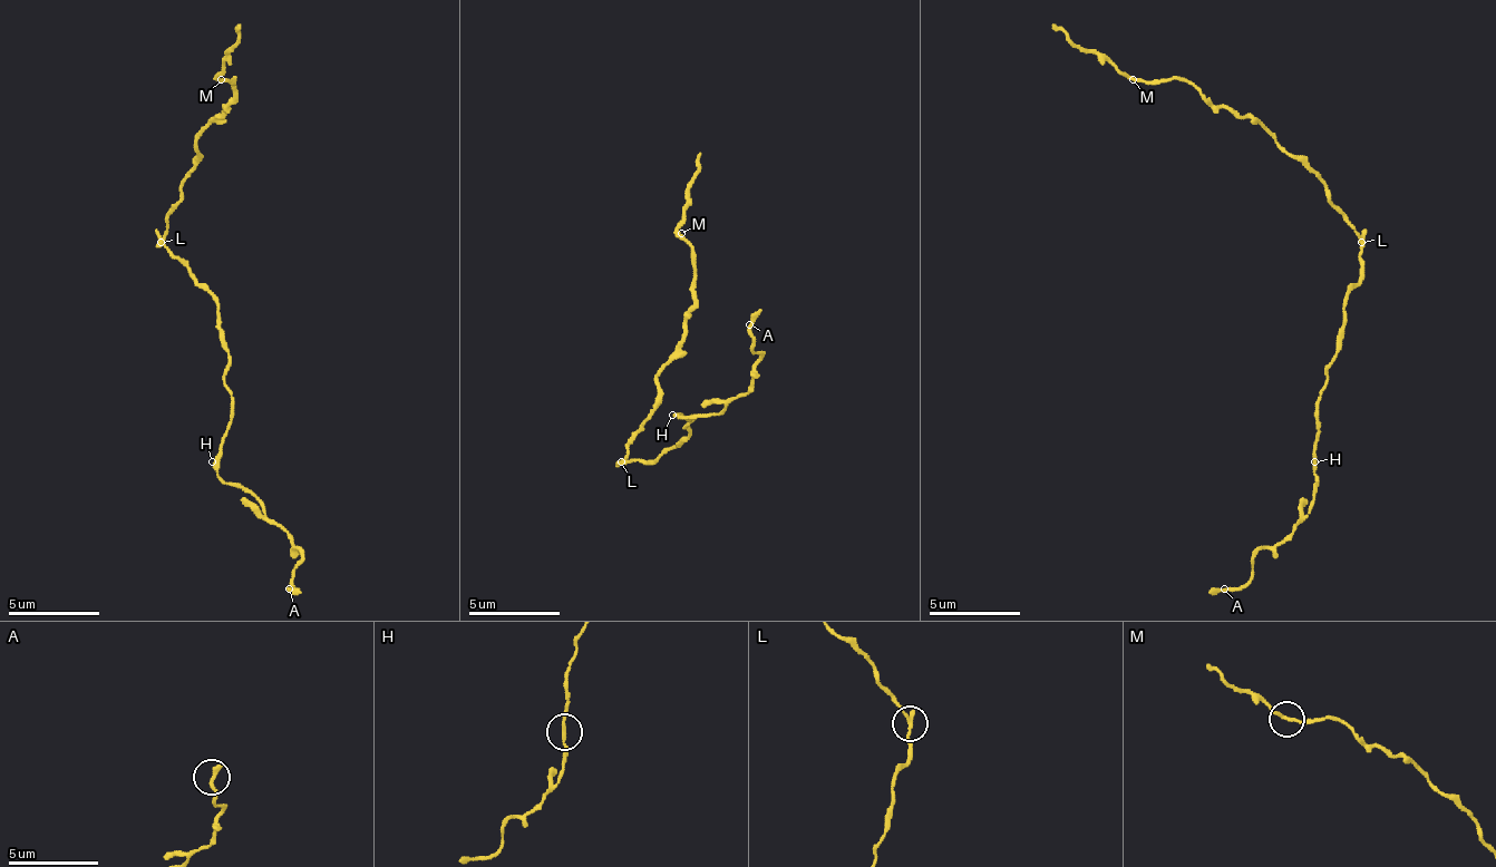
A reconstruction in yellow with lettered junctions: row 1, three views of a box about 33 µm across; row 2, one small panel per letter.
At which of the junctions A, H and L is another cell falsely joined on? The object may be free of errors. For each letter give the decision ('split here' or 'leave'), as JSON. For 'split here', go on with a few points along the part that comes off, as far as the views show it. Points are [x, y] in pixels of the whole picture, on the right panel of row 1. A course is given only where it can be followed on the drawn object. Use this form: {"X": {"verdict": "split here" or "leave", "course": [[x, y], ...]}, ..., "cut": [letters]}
{"A": {"verdict": "leave"}, "H": {"verdict": "leave"}, "L": {"verdict": "split here", "course": [[1360, 243], [1324, 184], [1255, 120], [1215, 107], [1183, 79], [1119, 75], [1051, 26]]}, "cut": ["L"]}

